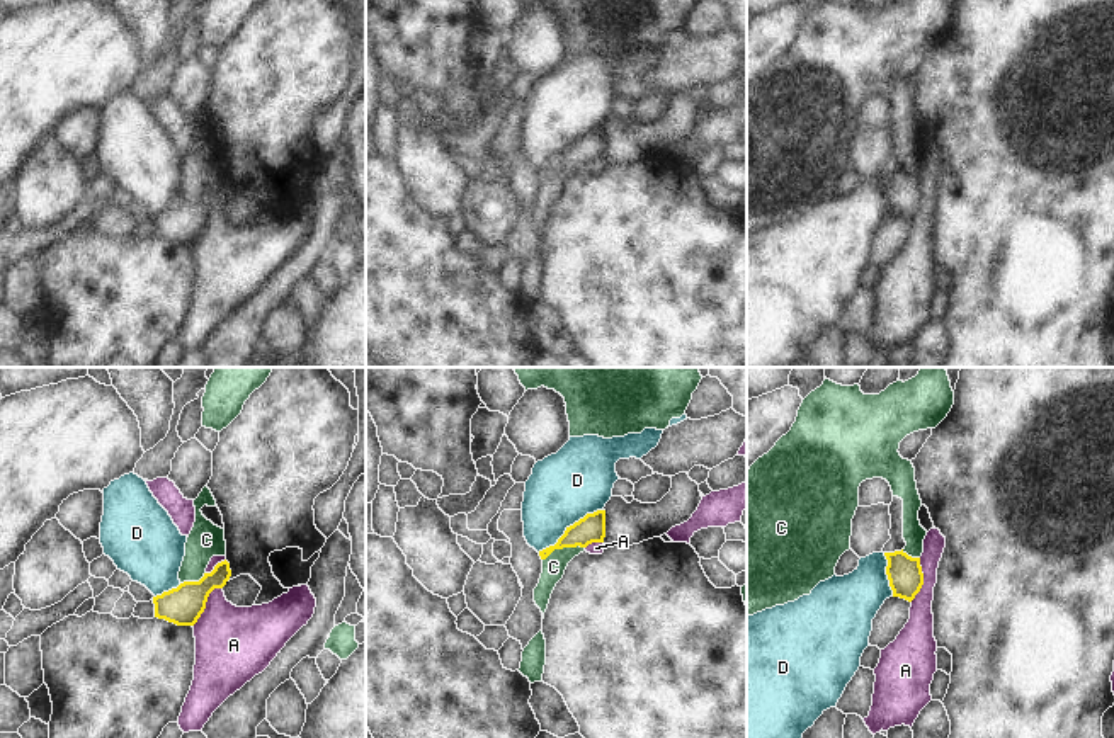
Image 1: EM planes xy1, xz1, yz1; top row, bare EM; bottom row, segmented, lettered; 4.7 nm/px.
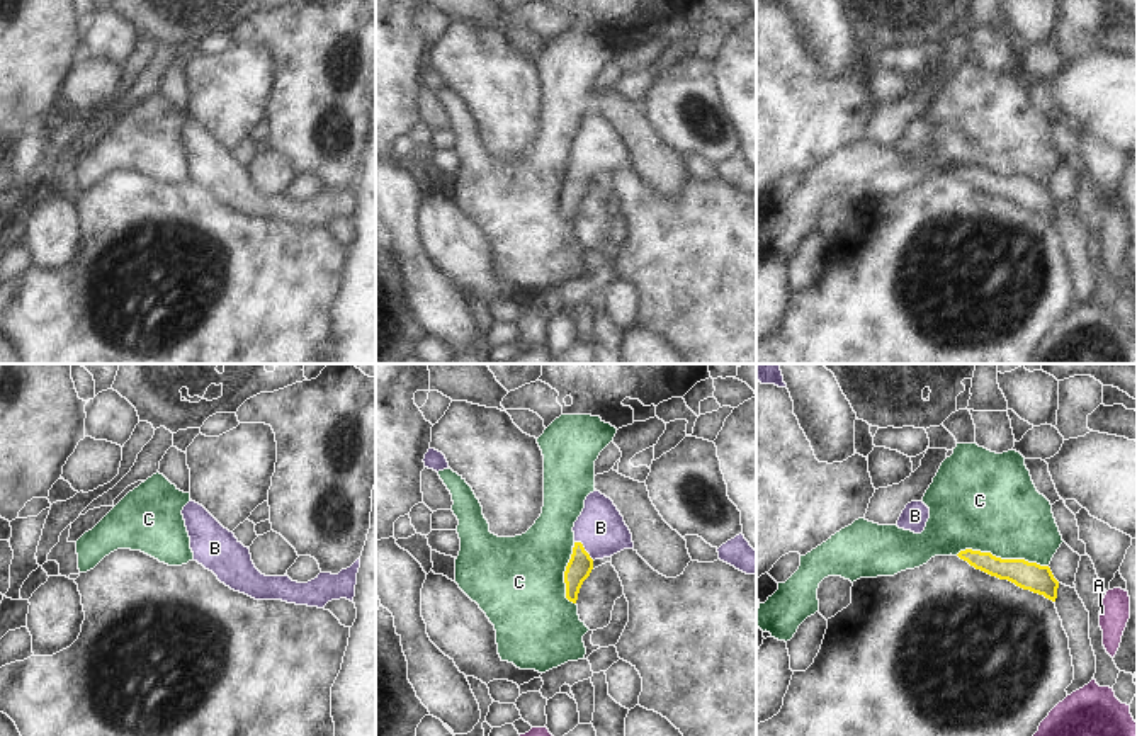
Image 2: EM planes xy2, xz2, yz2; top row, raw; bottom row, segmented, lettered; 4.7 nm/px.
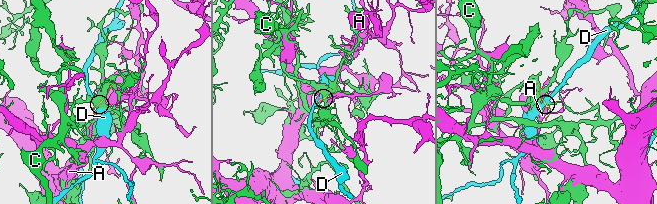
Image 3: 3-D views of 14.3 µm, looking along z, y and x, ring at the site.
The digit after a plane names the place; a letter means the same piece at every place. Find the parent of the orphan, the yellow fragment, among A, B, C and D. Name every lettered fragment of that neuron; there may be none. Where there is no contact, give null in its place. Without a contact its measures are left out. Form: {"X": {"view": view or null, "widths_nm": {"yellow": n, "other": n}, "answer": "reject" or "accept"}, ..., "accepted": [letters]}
{"A": {"view": "xy1", "widths_nm": {"yellow": 190, "other": 360}, "answer": "reject"}, "B": {"view": "xz2", "widths_nm": {"yellow": 120, "other": 240}, "answer": "accept"}, "C": {"view": "yz2", "widths_nm": {"yellow": 130, "other": 440}, "answer": "reject"}, "D": {"view": "xz1", "widths_nm": {"yellow": 130, "other": 320}, "answer": "reject"}, "accepted": ["B"]}

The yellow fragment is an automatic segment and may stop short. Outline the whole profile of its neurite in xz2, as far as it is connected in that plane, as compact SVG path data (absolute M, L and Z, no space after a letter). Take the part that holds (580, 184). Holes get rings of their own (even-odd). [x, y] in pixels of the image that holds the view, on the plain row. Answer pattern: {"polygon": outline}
{"polygon": "M597 109L586 116L573 151L574 167L564 190L564 202L566 218L576 223L580 207L593 189L593 180L634 168L634 161L614 121Z"}

